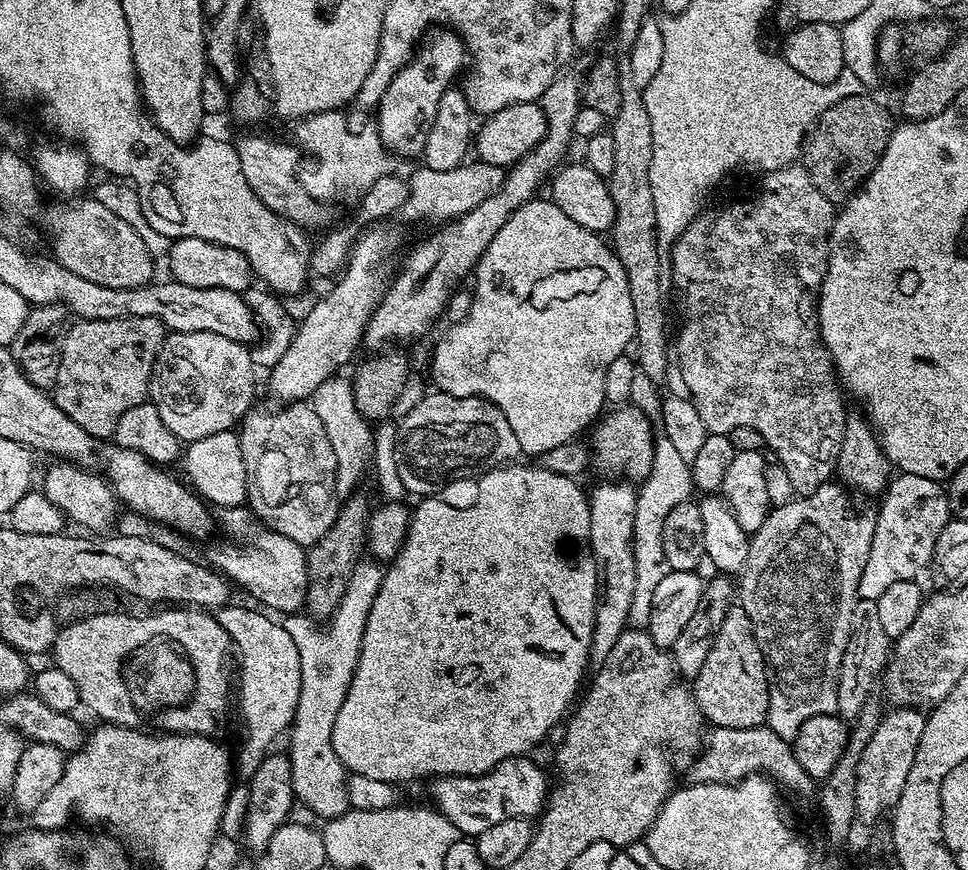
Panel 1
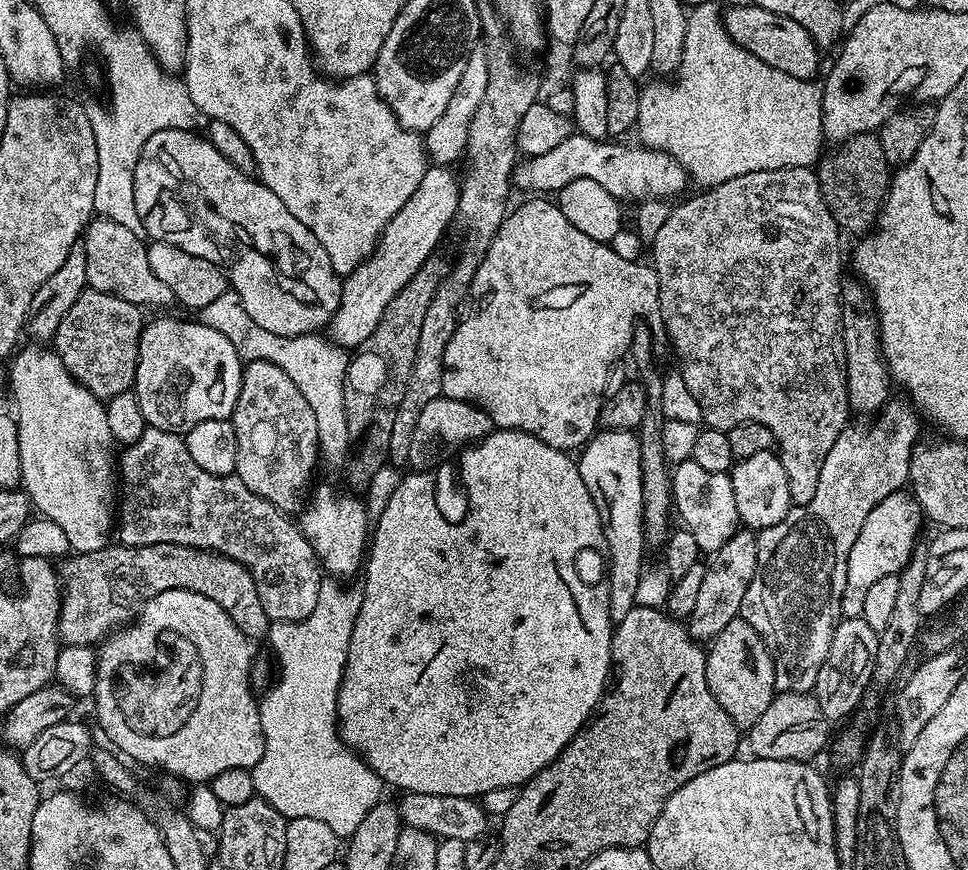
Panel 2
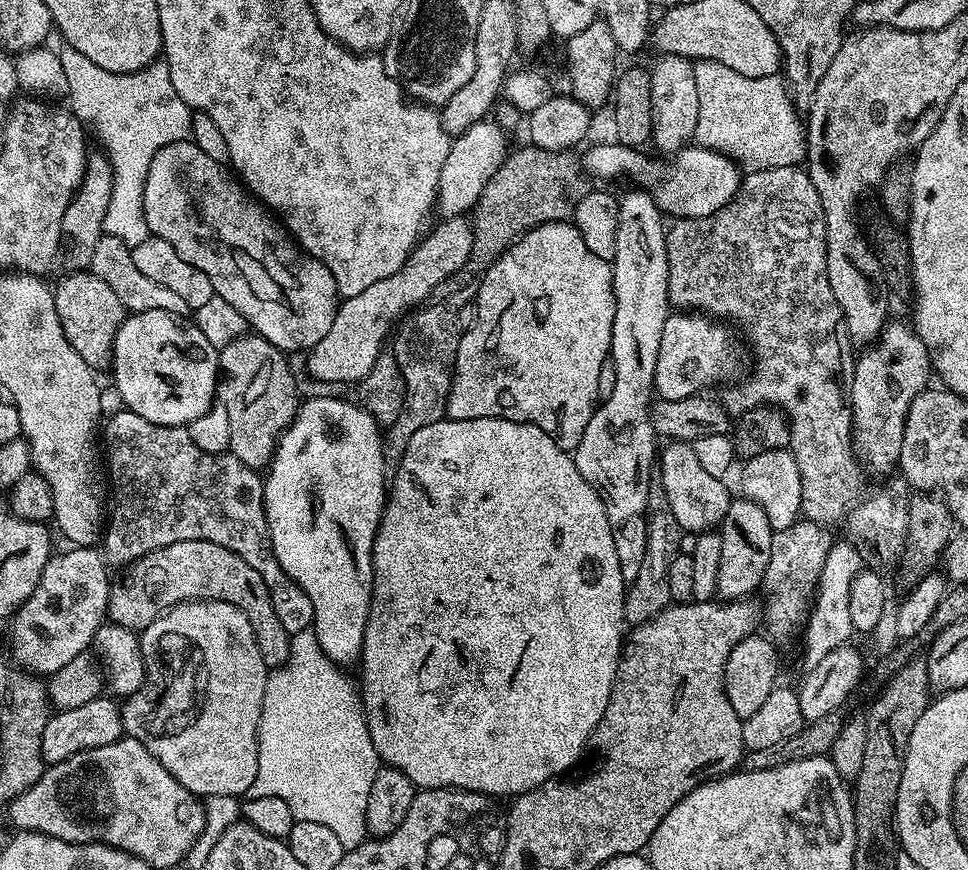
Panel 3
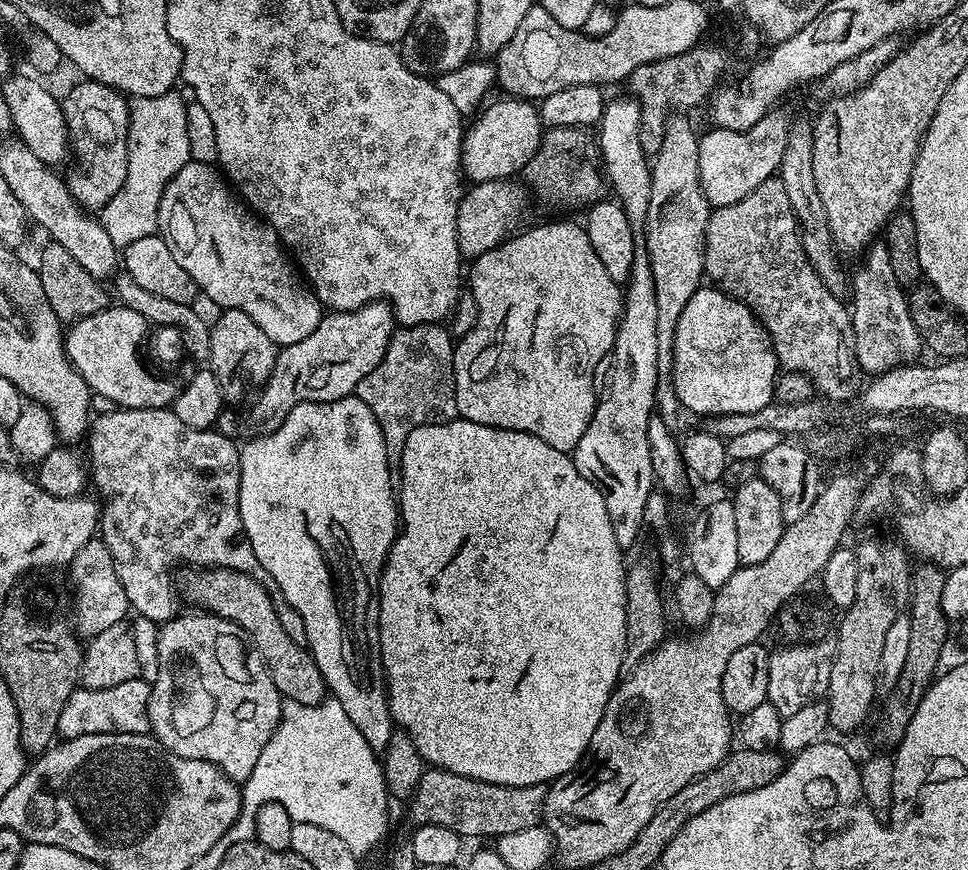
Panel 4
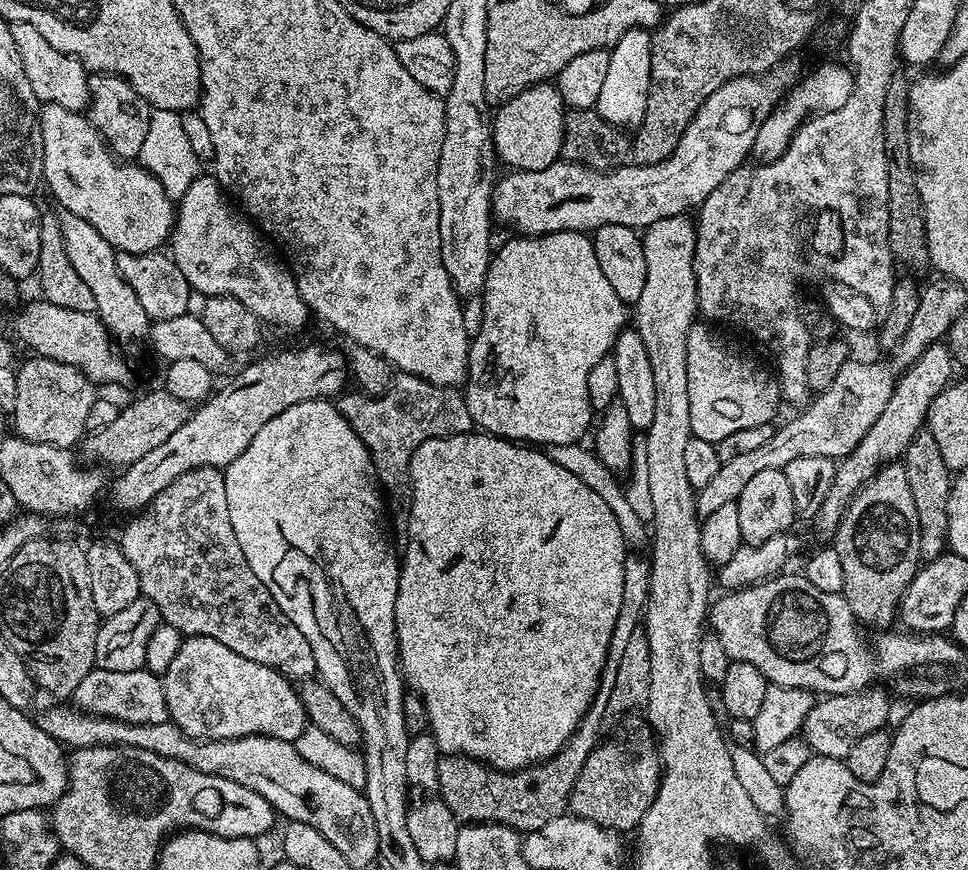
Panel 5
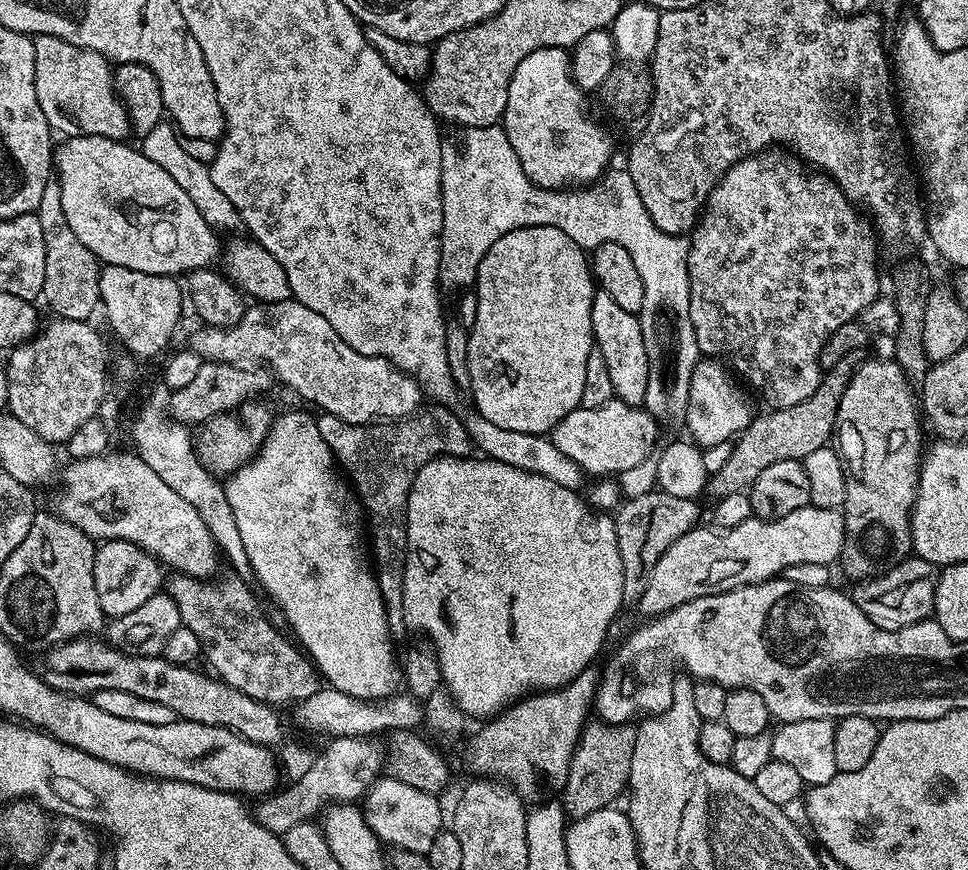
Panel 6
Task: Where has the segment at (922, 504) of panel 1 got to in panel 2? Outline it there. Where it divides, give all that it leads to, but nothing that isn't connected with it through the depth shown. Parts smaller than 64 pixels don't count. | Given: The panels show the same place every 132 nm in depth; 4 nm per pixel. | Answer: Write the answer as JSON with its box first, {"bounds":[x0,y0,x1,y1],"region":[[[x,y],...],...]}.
{"bounds":[840,490,922,617],"region":[[[901,490],[891,492],[870,514],[866,514],[866,522],[862,522],[862,530],[858,534],[858,542],[850,546],[850,558],[846,566],[846,590],[840,599],[840,611],[845,617],[860,616],[862,602],[866,602],[866,590],[878,582],[878,578],[886,578],[900,573],[918,547],[916,540],[920,536],[920,520],[922,513],[915,496]]]}

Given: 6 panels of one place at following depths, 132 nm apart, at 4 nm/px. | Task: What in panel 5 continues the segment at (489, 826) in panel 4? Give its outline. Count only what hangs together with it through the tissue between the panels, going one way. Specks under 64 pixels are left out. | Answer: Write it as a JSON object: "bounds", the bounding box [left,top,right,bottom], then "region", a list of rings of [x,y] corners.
{"bounds":[438,554,650,834],"region":[[[628,554],[624,557],[624,573],[622,574],[622,607],[618,610],[618,622],[614,622],[614,634],[608,647],[608,661],[604,664],[604,673],[600,675],[600,688],[592,699],[588,713],[574,730],[574,734],[566,742],[558,754],[554,754],[543,764],[531,764],[528,768],[519,768],[517,772],[500,772],[480,760],[469,756],[441,755],[438,762],[440,775],[439,799],[456,815],[456,819],[467,824],[505,824],[515,828],[521,834],[527,834],[546,826],[546,822],[565,815],[569,811],[568,799],[574,790],[574,782],[578,782],[578,774],[582,774],[582,766],[586,766],[586,758],[601,743],[600,731],[604,728],[604,720],[608,716],[610,690],[614,686],[622,652],[629,639],[641,627],[645,611],[648,607],[648,591],[650,590],[649,561],[640,554]]]}

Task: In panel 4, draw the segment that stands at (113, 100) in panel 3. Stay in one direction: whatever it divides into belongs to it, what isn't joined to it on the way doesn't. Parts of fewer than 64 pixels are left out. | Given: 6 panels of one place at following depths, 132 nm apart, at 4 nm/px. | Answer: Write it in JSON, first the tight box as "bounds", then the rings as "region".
{"bounds":[98,91,192,250],"region":[[[175,91],[162,94],[158,98],[135,97],[128,109],[128,161],[126,162],[126,182],[122,182],[122,190],[110,198],[105,208],[101,208],[98,219],[106,234],[110,234],[110,242],[118,250],[130,246],[130,242],[138,242],[138,238],[157,235],[160,226],[160,199],[174,174],[182,170],[192,160],[190,154],[190,137],[186,131],[186,110],[188,104]]]}

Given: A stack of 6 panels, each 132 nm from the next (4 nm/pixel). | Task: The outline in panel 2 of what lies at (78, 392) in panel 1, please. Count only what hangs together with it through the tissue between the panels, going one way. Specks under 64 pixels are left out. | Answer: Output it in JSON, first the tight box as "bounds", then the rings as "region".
{"bounds":[54,290,146,402],"region":[[[85,290],[78,298],[78,302],[74,302],[74,306],[70,306],[70,310],[66,310],[66,318],[62,318],[62,322],[58,322],[58,330],[54,337],[55,352],[62,358],[68,373],[99,400],[107,402],[115,395],[131,389],[136,383],[138,346],[146,323],[146,316],[140,312],[143,311],[139,304],[131,304],[105,292]]]}

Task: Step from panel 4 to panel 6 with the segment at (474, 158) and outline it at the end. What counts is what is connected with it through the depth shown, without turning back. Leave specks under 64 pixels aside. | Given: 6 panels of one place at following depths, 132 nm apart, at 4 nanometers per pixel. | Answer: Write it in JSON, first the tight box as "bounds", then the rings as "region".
{"bounds":[502,48,613,190],"region":[[[543,48],[534,50],[534,54],[526,54],[526,58],[518,62],[518,70],[514,70],[514,78],[510,78],[502,127],[506,138],[510,138],[510,146],[514,146],[514,154],[518,154],[518,162],[522,162],[522,170],[526,170],[539,188],[564,190],[569,186],[591,185],[599,181],[613,163],[612,140],[594,121],[588,120],[584,96],[585,89],[574,82],[572,62],[563,48]]]}

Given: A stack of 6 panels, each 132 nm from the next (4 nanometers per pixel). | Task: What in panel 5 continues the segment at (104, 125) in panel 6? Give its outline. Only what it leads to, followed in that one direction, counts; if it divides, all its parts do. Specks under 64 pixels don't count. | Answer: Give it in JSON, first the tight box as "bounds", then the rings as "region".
{"bounds":[8,21,89,112],"region":[[[11,21],[8,25],[10,38],[14,38],[14,46],[18,50],[18,58],[22,58],[22,70],[26,70],[26,78],[30,81],[30,90],[39,103],[64,106],[74,112],[83,111],[89,100],[89,73],[80,60],[56,50],[50,42],[43,38],[38,29],[30,26],[30,22]]]}

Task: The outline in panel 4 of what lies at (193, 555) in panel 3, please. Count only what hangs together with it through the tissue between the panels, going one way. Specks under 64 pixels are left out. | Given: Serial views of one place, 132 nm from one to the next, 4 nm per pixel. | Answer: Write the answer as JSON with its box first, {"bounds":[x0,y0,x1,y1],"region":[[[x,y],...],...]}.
{"bounds":[178,566,326,706],"region":[[[188,566],[181,572],[184,573],[178,576],[179,595],[185,601],[188,599],[190,603],[197,604],[200,607],[197,609],[207,610],[211,615],[237,624],[248,635],[258,654],[262,654],[270,678],[284,700],[293,700],[302,706],[314,706],[325,700],[326,685],[312,653],[305,645],[294,642],[290,634],[286,634],[278,612],[274,610],[272,594],[265,590],[261,581],[229,568],[197,570]]]}

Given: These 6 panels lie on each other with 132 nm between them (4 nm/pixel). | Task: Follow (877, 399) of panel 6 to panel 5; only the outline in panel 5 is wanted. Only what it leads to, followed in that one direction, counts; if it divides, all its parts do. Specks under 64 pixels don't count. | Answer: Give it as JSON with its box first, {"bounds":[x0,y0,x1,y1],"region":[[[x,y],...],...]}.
{"bounds":[834,463,922,630],"region":[[[903,463],[885,464],[848,503],[834,537],[842,562],[842,595],[865,629],[884,630],[898,616],[900,599],[922,559],[919,522]]]}

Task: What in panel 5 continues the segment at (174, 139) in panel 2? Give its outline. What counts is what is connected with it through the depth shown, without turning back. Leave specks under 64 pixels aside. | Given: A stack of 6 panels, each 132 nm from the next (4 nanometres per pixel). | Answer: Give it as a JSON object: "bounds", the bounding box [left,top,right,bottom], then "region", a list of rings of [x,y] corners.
{"bounds":[170,175,310,328],"region":[[[215,175],[197,176],[194,182],[190,182],[190,190],[182,194],[178,207],[175,209],[175,224],[170,237],[171,246],[170,255],[176,261],[178,270],[182,270],[192,290],[200,291],[206,297],[233,296],[238,298],[238,302],[242,302],[242,306],[249,308],[257,320],[265,325],[281,324],[284,328],[300,328],[307,320],[310,320],[306,302],[302,294],[298,294],[298,286],[292,276],[292,269],[269,247],[255,223],[229,199]]]}

